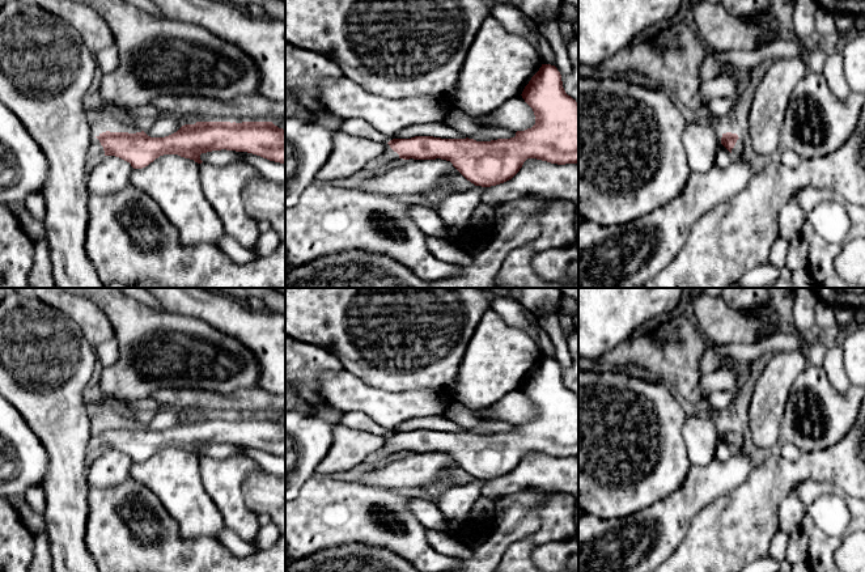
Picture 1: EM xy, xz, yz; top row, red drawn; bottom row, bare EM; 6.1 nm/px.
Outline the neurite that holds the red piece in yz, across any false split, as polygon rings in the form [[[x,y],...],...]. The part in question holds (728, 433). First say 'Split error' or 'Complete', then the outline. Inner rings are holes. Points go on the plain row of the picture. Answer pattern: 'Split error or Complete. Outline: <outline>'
Split error. Outline: [[[722,427],[721,437],[733,448],[734,452],[743,453],[746,450],[746,440],[737,427]]]

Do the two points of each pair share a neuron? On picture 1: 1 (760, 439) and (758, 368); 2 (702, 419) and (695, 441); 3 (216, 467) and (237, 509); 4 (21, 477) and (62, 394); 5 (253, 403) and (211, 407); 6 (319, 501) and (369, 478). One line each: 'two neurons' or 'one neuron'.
1: two neurons
2: one neuron
3: one neuron
4: two neurons
5: one neuron
6: two neurons

